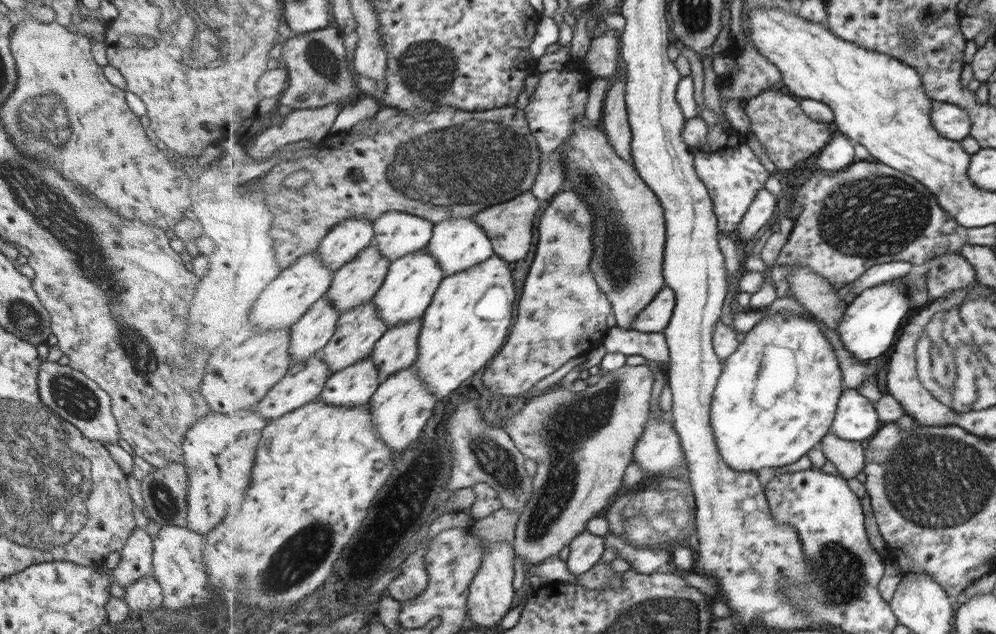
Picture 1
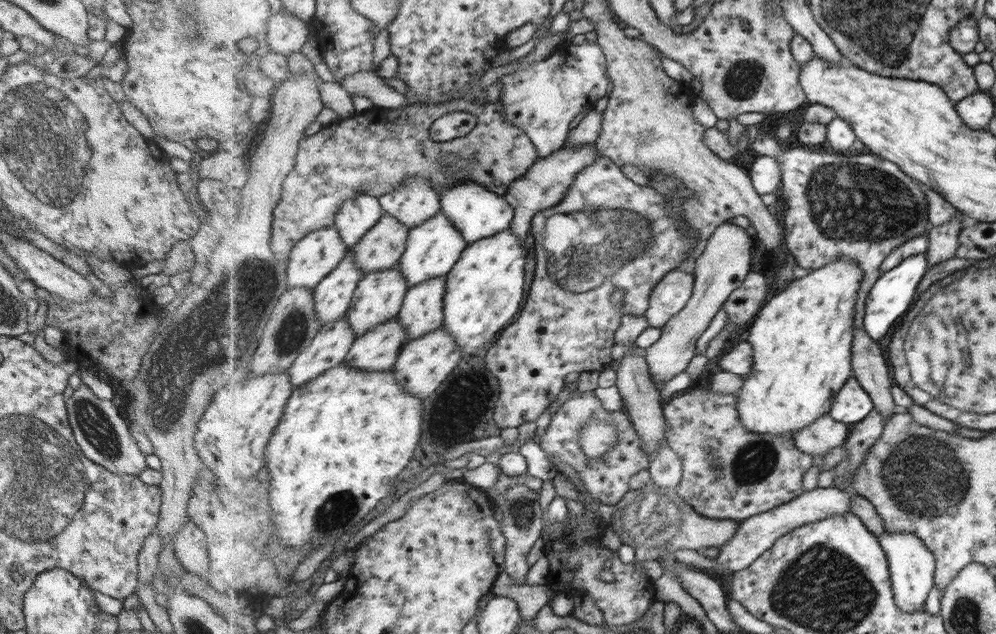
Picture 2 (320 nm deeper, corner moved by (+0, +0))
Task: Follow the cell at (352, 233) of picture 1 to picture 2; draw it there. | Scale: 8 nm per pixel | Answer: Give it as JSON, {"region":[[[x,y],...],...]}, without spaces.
{"region":[[[368,194],[347,199],[340,209],[334,225],[349,248],[353,248],[385,215],[381,201]]]}

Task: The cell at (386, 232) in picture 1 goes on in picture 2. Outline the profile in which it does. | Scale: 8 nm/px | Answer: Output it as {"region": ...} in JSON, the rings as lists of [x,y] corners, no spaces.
{"region":[[[409,178],[399,190],[378,198],[385,214],[395,216],[410,231],[434,219],[442,211],[441,192],[437,192],[429,178]]]}

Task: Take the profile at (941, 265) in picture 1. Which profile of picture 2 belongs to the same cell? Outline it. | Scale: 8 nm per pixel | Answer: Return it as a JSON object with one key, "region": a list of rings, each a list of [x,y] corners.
{"region":[[[962,214],[957,218],[941,224],[941,226],[928,229],[929,243],[926,250],[926,260],[933,266],[934,264],[943,262],[944,260],[953,258],[953,253],[957,248],[957,235],[961,229]]]}

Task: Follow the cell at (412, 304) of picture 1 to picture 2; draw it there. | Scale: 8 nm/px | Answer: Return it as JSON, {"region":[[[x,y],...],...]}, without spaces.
{"region":[[[441,211],[434,219],[427,220],[425,224],[410,232],[407,246],[399,266],[410,283],[410,288],[413,288],[412,286],[426,280],[449,275],[469,244],[463,234],[455,228],[455,224]]]}

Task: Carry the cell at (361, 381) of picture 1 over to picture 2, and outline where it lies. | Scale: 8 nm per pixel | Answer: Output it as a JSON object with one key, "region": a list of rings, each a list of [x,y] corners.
{"region":[[[398,316],[358,336],[345,363],[369,372],[394,368],[408,340],[407,329]]]}

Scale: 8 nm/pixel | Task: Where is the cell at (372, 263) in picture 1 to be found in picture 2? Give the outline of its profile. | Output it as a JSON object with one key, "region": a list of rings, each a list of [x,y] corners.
{"region":[[[385,214],[382,220],[354,247],[358,265],[364,274],[390,269],[400,264],[406,251],[410,230],[395,216]]]}

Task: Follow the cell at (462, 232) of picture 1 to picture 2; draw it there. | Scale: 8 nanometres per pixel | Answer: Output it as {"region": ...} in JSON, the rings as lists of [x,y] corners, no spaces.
{"region":[[[473,180],[457,184],[451,190],[442,193],[441,196],[443,214],[455,224],[455,228],[463,234],[469,245],[482,238],[509,230],[515,217],[514,206],[504,196],[491,192],[489,188],[485,188]]]}

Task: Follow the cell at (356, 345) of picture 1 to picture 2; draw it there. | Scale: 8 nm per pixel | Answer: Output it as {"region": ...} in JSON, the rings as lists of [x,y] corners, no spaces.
{"region":[[[399,265],[364,275],[355,292],[350,310],[346,314],[354,328],[356,338],[364,335],[372,328],[397,317],[403,309],[403,302],[410,287],[410,283],[404,277]]]}

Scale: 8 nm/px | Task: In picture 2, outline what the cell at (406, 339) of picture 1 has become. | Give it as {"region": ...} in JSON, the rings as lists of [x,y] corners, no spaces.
{"region":[[[446,276],[429,279],[409,289],[403,302],[403,309],[398,314],[399,322],[403,323],[408,332],[408,340],[406,342],[411,342],[444,326],[446,320],[443,307],[445,307],[444,300],[445,293],[447,293],[447,281],[448,278]]]}

